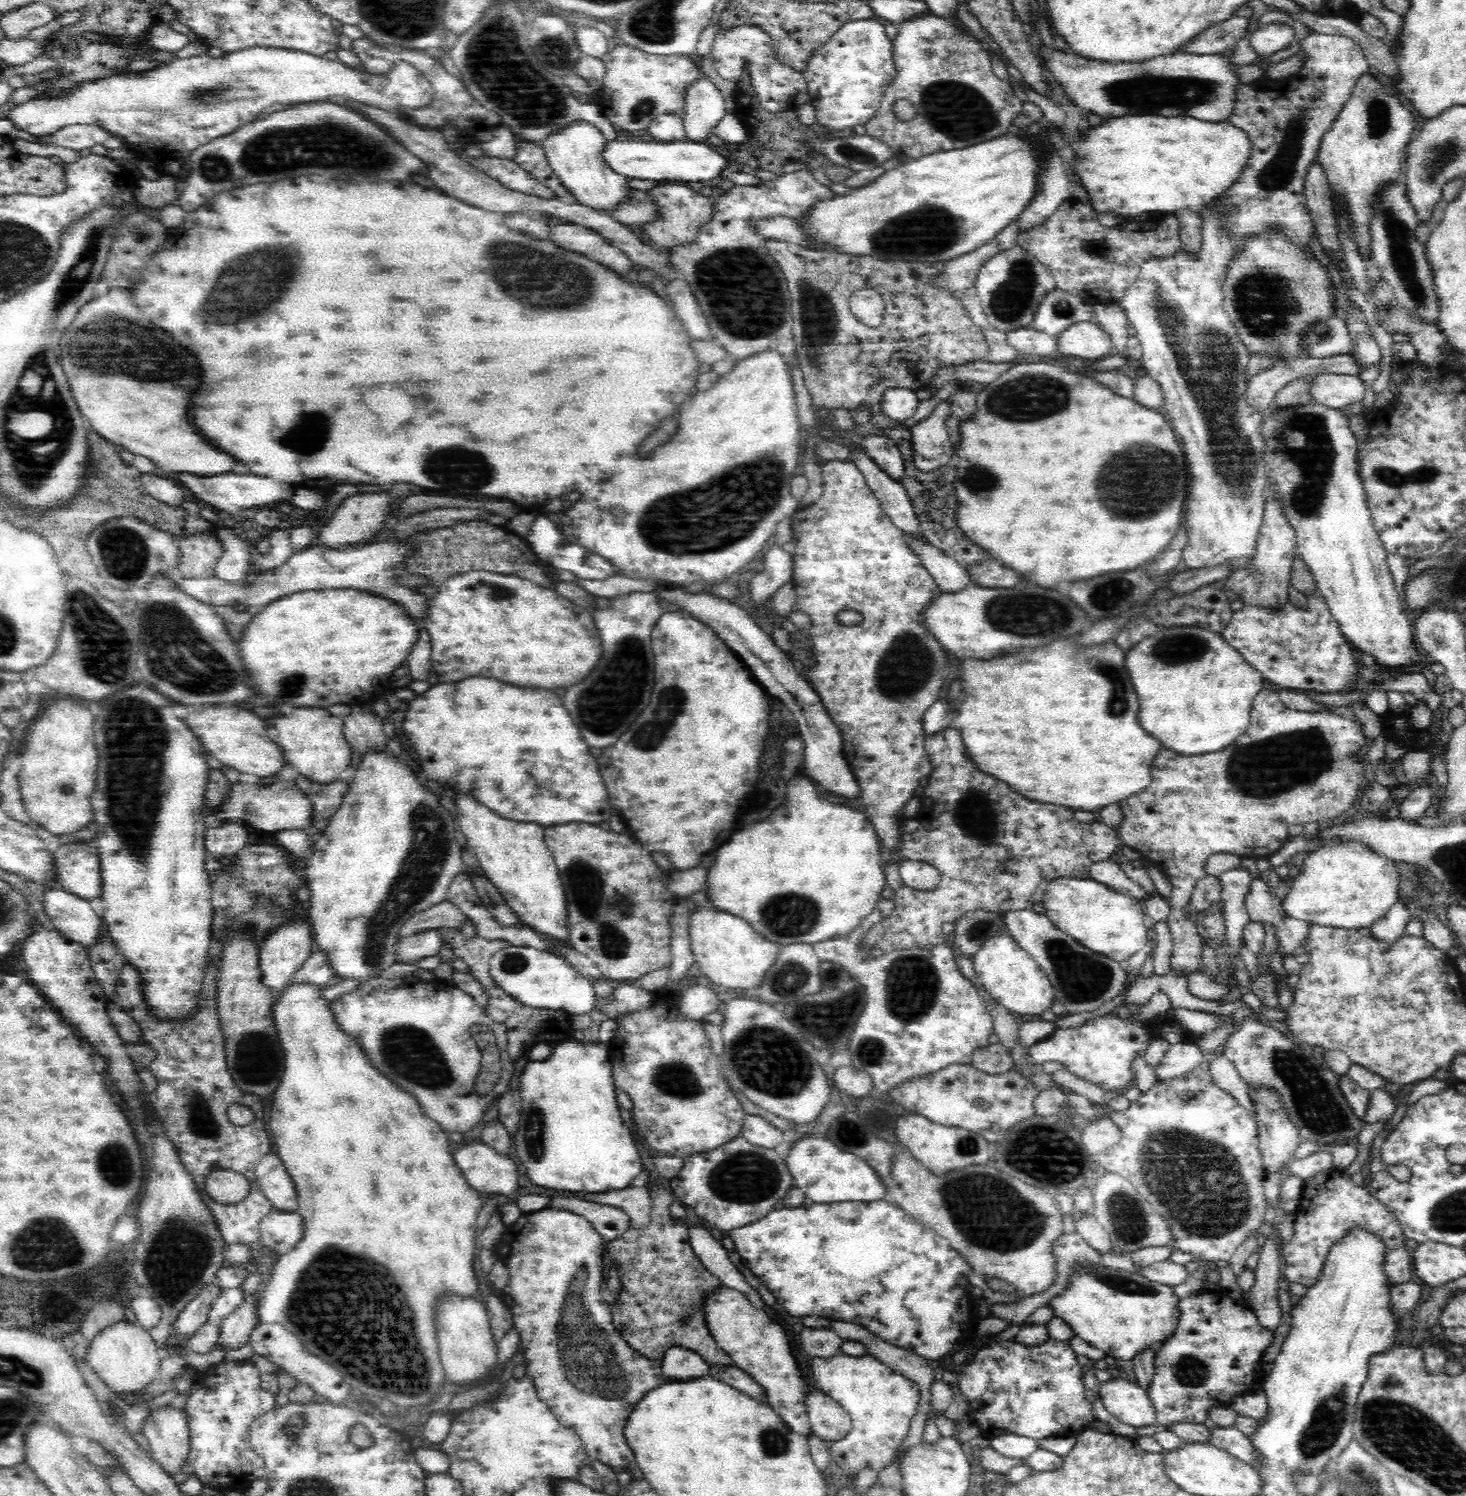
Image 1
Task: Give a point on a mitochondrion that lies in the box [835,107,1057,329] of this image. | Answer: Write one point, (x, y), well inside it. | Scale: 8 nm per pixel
(930, 230)

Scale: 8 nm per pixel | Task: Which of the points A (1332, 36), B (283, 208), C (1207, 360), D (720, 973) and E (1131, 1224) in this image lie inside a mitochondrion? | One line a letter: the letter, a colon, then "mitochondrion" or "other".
A: other
B: other
C: mitochondrion
D: other
E: mitochondrion

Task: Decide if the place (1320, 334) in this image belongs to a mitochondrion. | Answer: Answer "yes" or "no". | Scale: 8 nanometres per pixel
yes

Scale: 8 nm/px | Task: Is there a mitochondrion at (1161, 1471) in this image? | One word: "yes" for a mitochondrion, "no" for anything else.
no

